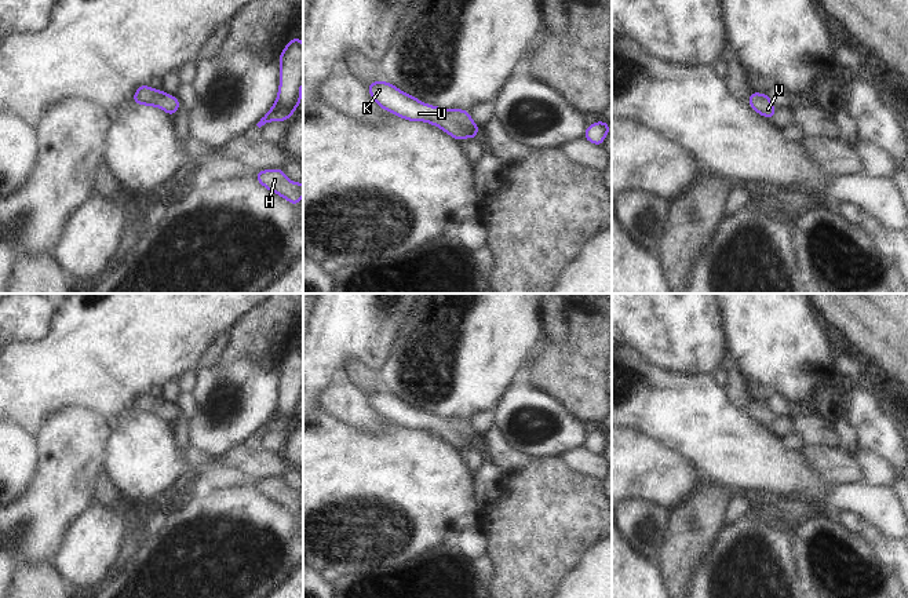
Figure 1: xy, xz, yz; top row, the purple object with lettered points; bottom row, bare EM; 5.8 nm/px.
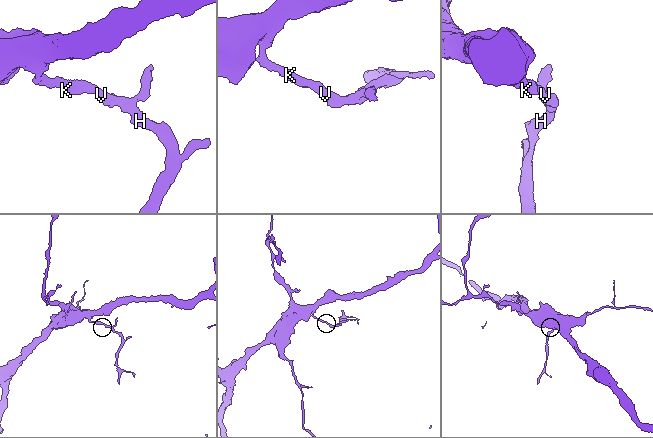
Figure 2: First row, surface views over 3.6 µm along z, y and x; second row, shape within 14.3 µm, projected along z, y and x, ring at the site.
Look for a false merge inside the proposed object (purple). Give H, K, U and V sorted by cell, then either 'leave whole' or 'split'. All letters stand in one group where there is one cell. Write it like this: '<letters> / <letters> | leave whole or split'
H K U V | leave whole

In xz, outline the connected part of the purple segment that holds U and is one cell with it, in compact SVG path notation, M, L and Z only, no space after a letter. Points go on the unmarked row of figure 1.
M379 389L376 391L369 391L365 394L367 394L372 408L383 419L387 419L408 430L426 430L429 433L433 433L433 434L441 437L442 440L445 440L452 446L457 448L459 451L467 445L470 445L473 449L477 449L477 442L478 442L479 434L471 429L468 419L462 419L462 417L449 419L449 417L442 417L442 416L437 416L437 415L420 411L413 404L408 404L408 402L402 401L394 393L386 391L383 389Z

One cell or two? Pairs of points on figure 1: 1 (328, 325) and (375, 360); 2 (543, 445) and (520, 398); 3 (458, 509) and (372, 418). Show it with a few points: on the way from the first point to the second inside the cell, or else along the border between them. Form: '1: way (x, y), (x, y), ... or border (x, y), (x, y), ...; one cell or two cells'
1: way (339, 325), (364, 349); one cell
2: way (560, 431), (557, 416), (536, 408); one cell
3: border (385, 419), (374, 430), (363, 430), (346, 425); two cells

